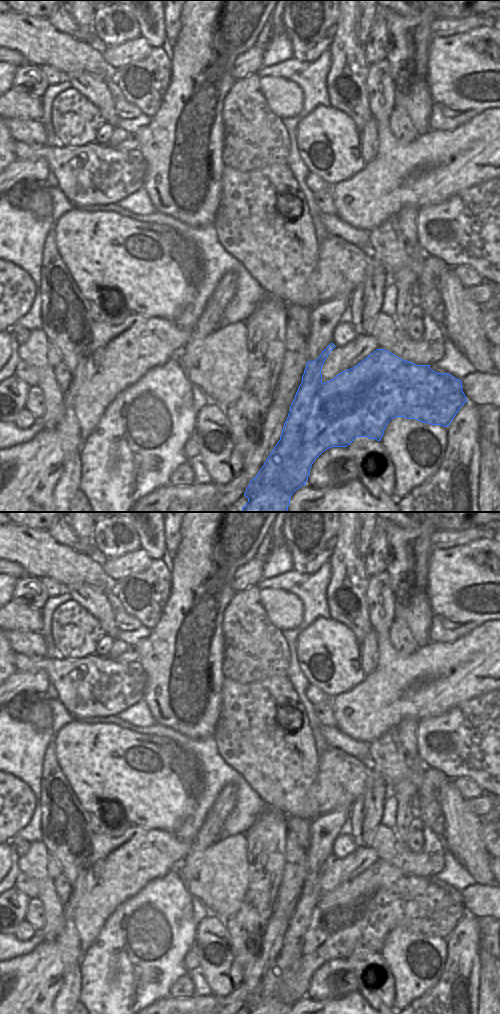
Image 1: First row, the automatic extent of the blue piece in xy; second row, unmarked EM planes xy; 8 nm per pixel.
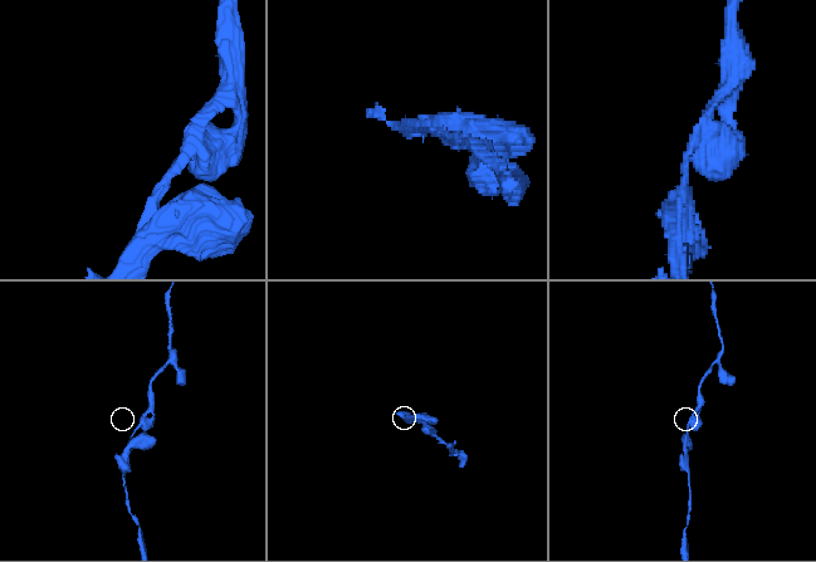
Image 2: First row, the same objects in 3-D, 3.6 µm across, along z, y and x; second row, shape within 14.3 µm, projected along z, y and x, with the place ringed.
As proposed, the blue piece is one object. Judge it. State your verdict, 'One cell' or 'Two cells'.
Two cells.

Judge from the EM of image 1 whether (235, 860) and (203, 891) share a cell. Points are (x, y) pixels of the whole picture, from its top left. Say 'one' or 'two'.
one

